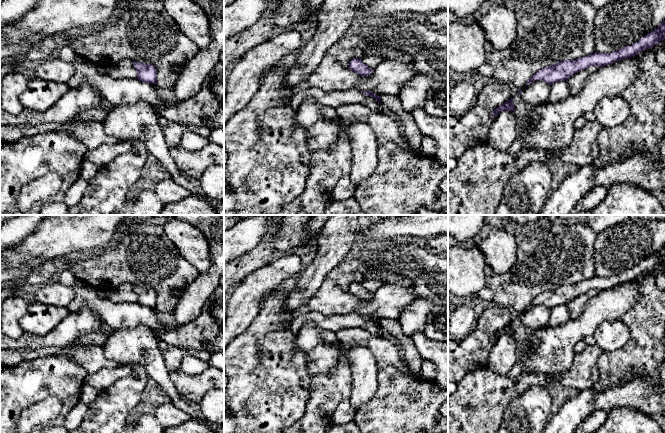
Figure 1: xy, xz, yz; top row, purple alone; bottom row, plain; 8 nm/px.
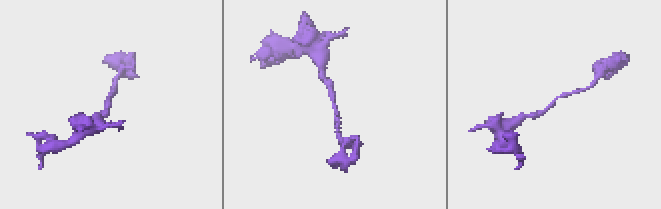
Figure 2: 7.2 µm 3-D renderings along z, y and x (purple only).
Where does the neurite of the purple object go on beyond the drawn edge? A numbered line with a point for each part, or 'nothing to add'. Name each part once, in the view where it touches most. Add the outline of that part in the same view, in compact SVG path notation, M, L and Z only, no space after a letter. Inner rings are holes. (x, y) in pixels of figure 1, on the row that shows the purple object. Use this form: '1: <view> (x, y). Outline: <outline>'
nothing to add

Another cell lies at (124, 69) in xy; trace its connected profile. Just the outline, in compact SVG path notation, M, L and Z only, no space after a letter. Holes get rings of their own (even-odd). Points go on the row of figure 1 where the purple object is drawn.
M124 59L115 65L108 66L107 74L116 80L137 79L137 71L130 59Z

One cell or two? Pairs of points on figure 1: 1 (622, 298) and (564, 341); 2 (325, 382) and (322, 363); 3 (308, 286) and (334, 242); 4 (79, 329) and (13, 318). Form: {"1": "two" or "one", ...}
{"1": "one", "2": "two", "3": "one", "4": "two"}

